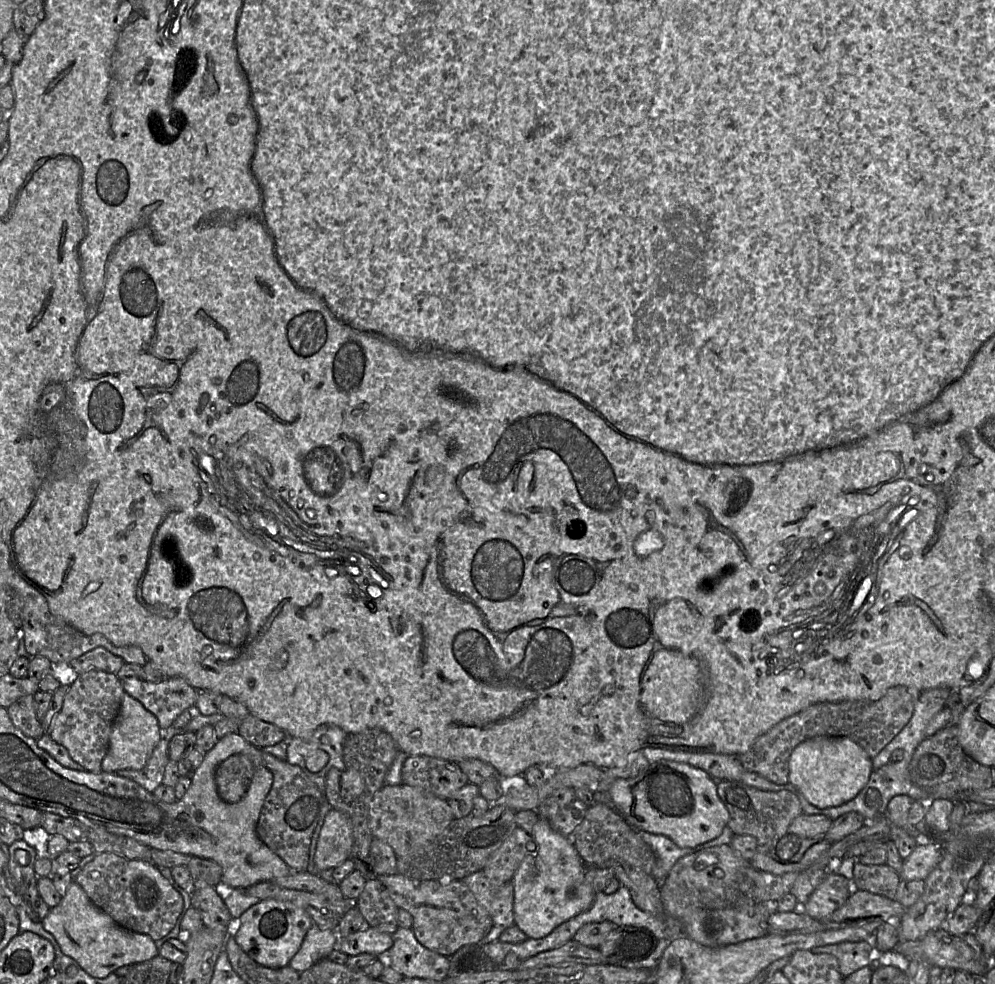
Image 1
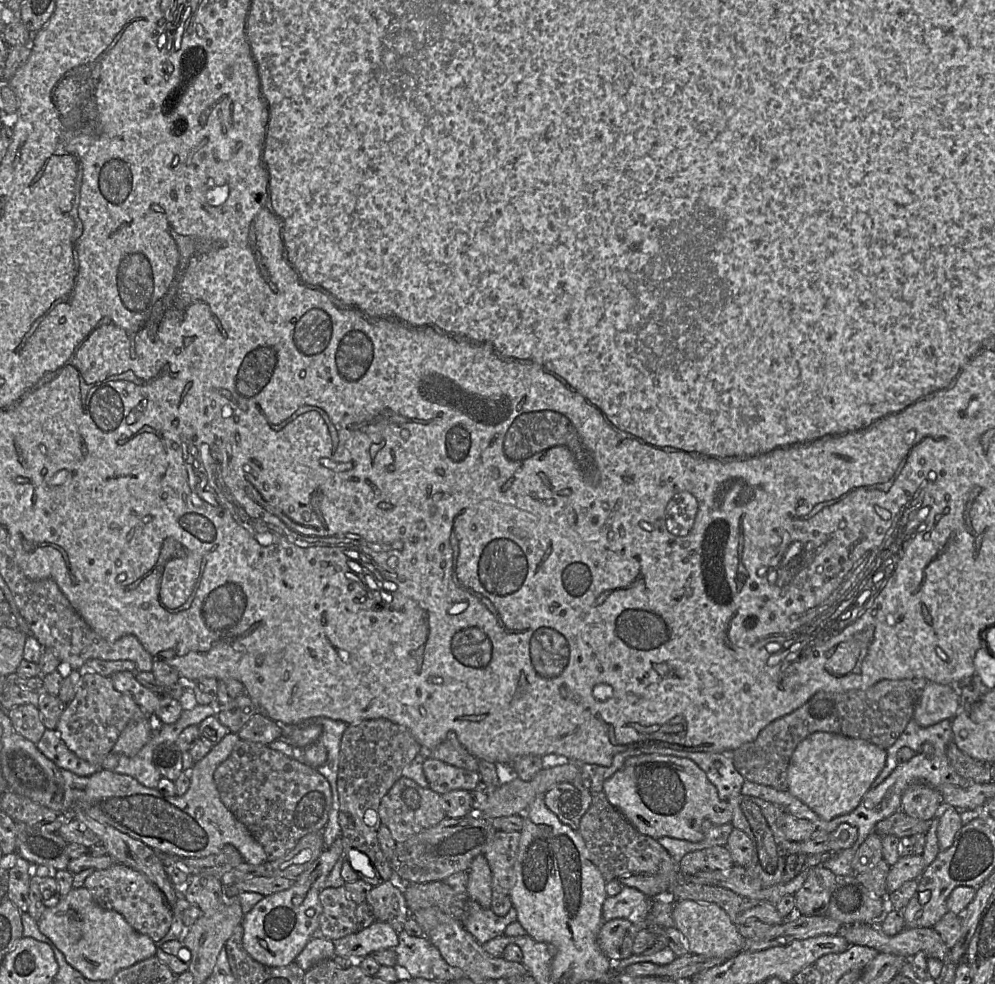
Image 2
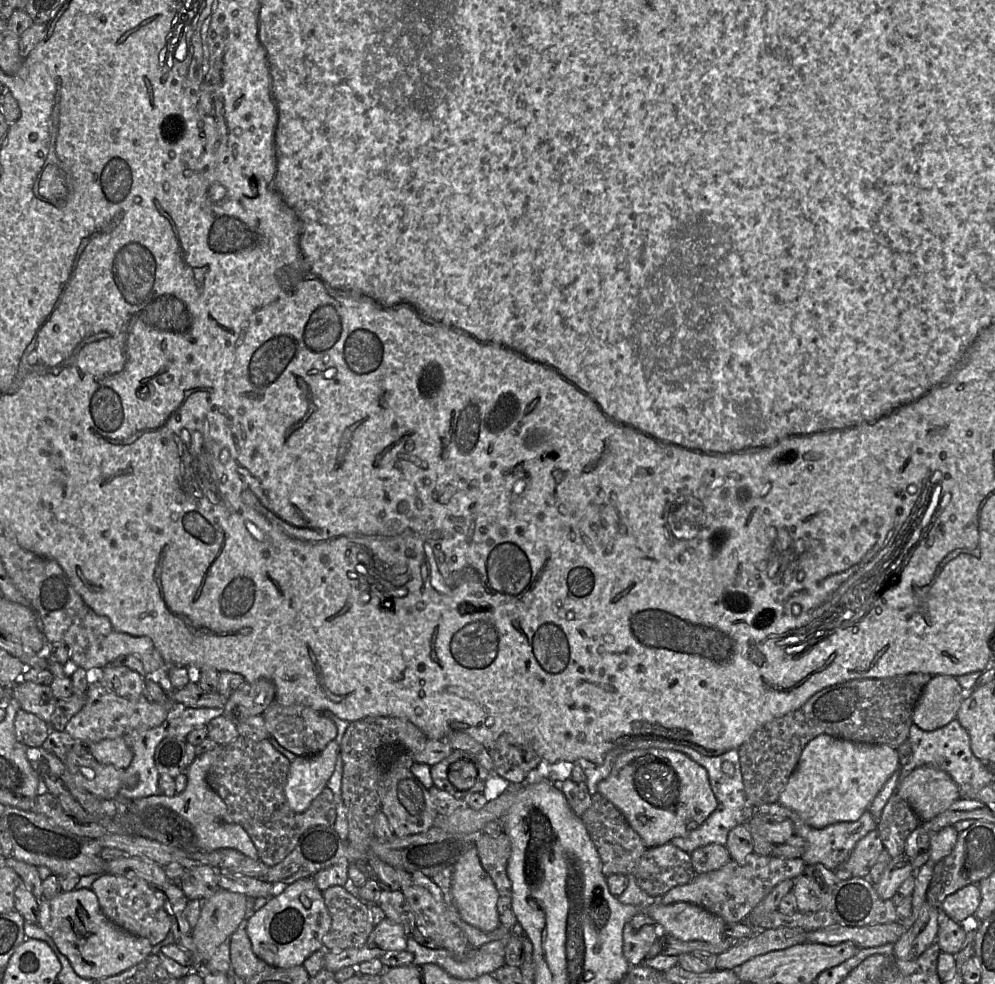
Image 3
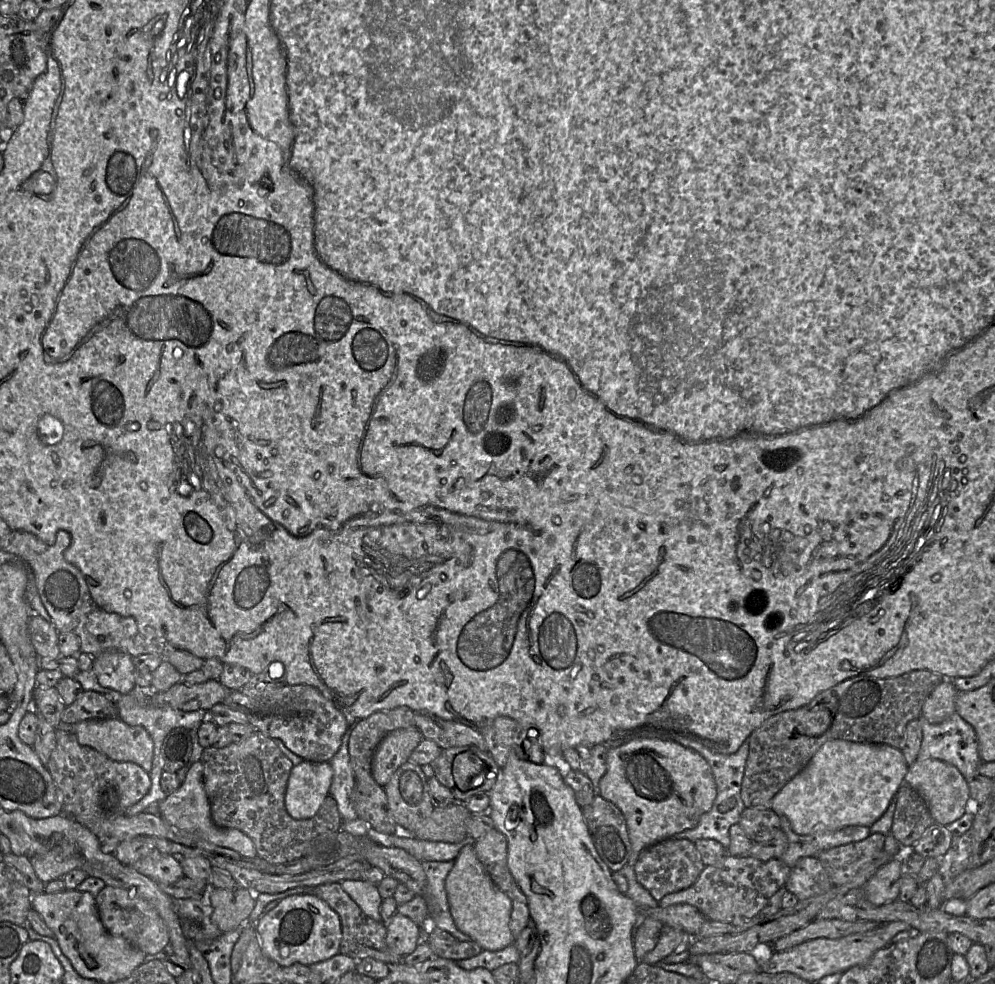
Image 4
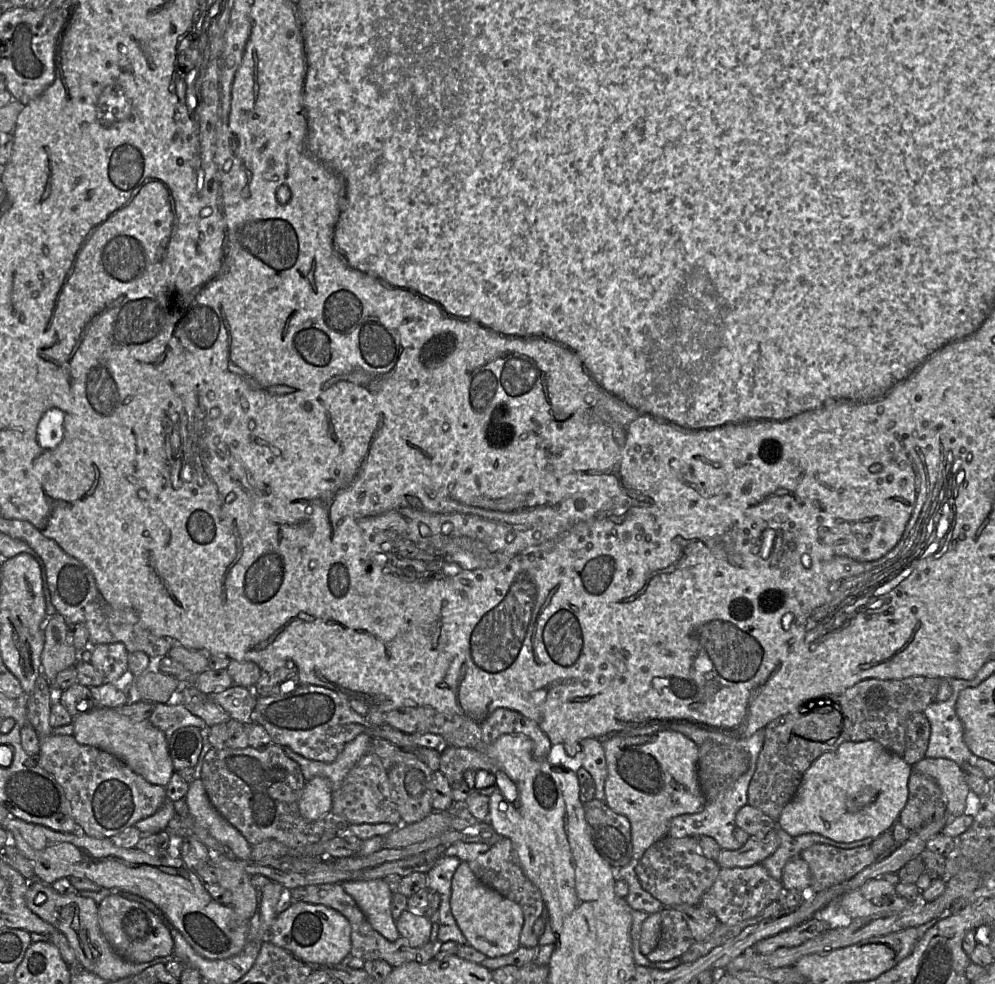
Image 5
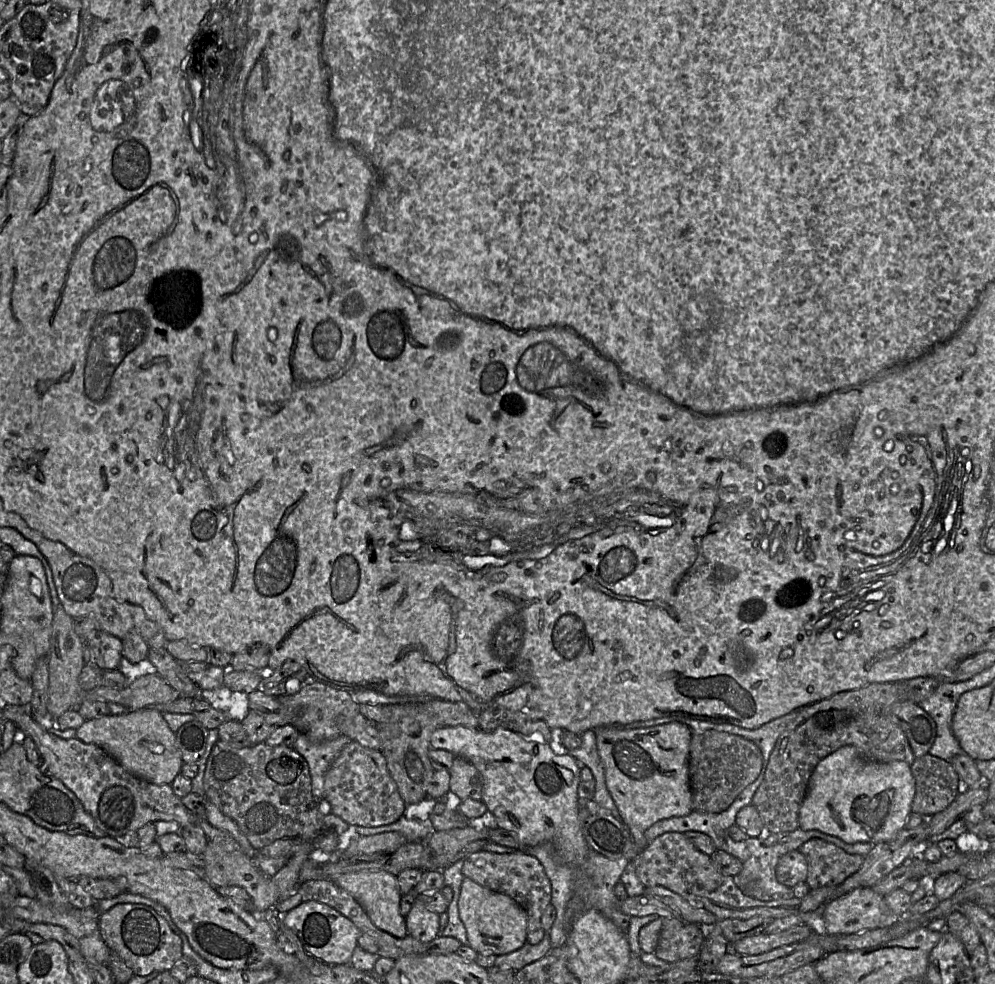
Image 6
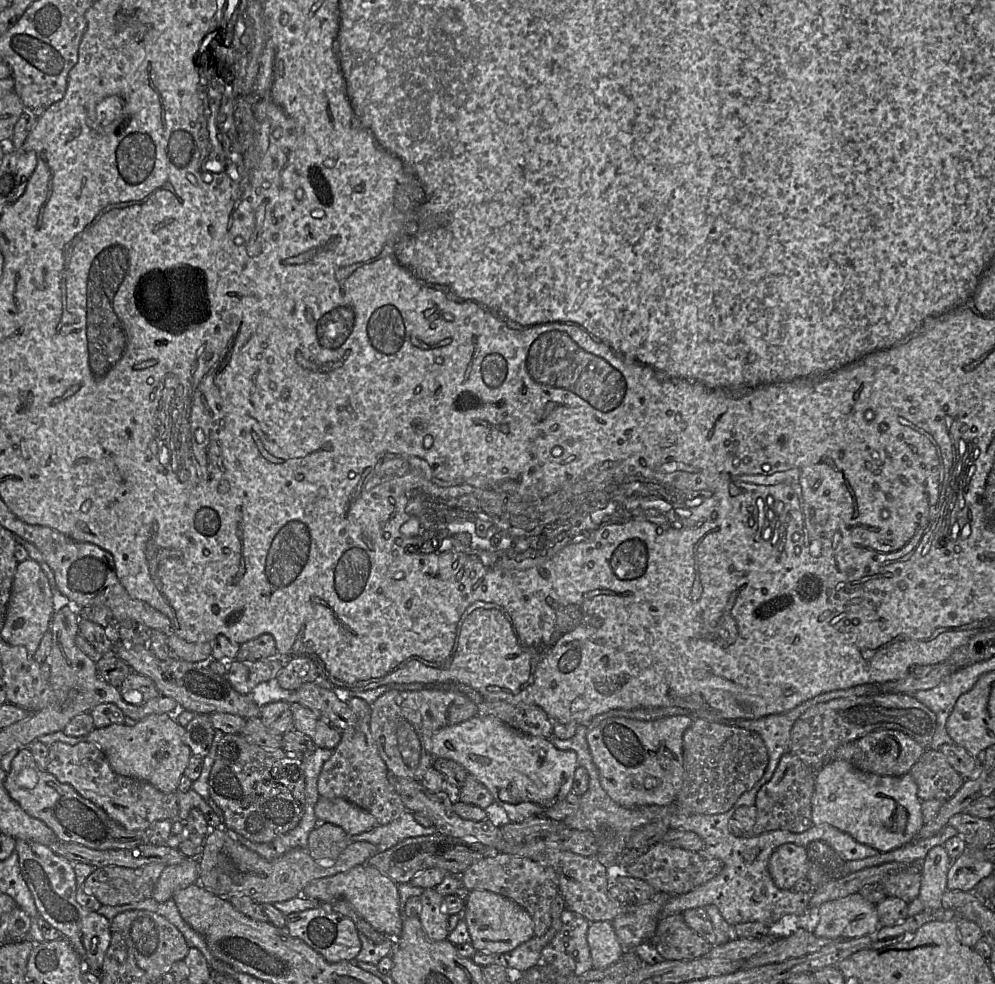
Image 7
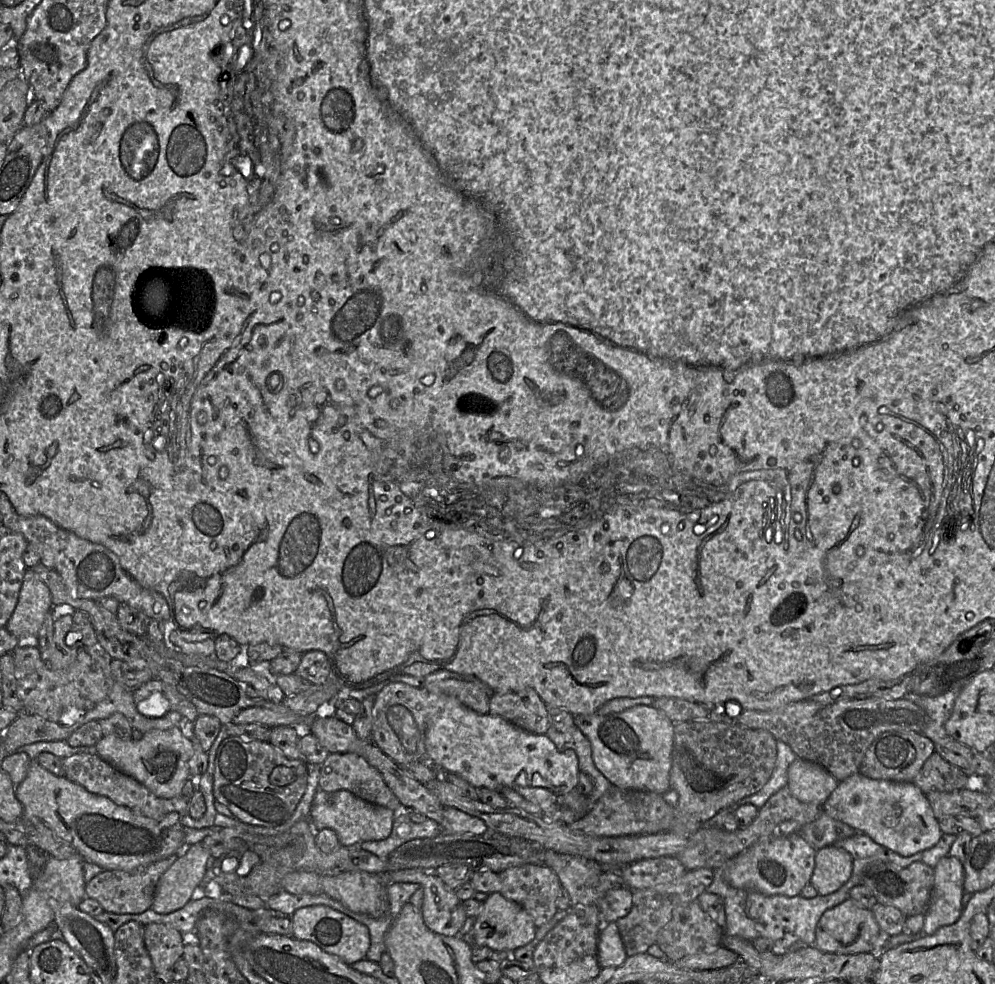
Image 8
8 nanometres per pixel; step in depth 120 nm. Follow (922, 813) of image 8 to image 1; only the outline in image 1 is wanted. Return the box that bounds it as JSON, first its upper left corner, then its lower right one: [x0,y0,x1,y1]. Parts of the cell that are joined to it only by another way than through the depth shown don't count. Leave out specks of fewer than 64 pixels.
[789,736,873,808]

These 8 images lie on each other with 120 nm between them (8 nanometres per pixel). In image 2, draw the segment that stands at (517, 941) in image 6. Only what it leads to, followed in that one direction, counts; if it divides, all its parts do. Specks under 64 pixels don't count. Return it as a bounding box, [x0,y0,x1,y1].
[466,855,492,908]

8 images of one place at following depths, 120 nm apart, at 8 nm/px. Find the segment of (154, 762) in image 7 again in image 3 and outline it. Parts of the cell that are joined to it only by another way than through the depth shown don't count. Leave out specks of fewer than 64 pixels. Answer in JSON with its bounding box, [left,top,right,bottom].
[85,737,133,769]

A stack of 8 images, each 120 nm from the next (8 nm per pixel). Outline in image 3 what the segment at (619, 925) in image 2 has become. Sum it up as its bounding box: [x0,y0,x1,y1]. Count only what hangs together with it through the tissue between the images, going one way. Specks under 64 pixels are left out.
[623,922,660,967]

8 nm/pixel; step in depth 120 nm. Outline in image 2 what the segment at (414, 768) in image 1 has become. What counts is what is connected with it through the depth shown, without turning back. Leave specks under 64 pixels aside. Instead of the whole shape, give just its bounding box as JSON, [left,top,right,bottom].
[423,757,481,794]

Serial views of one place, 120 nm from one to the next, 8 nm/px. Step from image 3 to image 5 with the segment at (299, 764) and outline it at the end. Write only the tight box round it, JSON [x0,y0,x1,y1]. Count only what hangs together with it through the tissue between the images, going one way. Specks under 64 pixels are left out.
[299,776,332,821]

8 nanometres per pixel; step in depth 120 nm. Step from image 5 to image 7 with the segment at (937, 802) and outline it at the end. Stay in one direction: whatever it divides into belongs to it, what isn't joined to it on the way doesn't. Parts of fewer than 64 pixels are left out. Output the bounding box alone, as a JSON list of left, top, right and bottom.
[909,749,965,802]

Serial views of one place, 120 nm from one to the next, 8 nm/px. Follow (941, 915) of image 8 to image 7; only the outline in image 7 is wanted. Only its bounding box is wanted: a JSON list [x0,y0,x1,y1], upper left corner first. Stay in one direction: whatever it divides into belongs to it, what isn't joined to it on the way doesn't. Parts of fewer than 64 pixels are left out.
[919,846,952,910]

